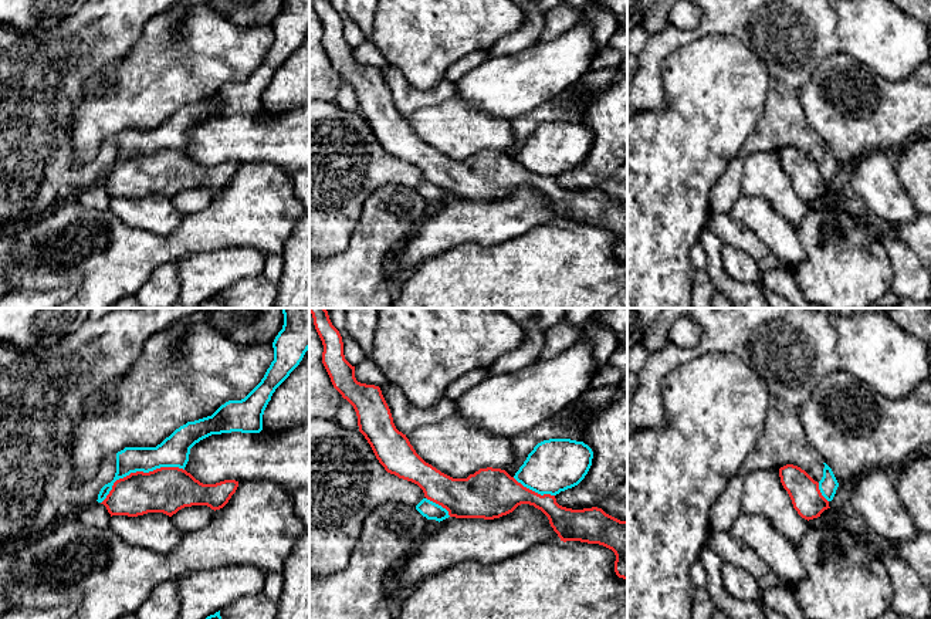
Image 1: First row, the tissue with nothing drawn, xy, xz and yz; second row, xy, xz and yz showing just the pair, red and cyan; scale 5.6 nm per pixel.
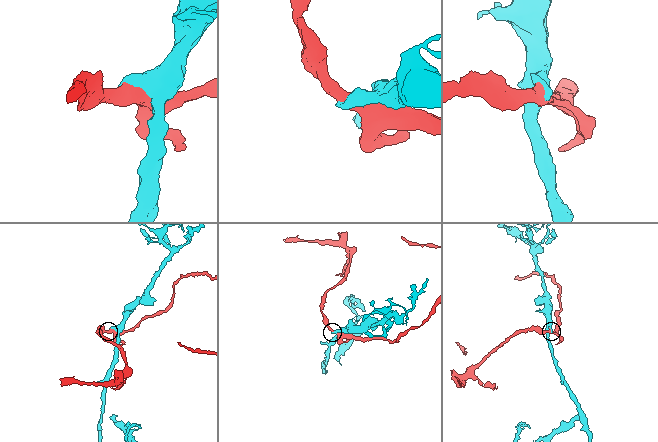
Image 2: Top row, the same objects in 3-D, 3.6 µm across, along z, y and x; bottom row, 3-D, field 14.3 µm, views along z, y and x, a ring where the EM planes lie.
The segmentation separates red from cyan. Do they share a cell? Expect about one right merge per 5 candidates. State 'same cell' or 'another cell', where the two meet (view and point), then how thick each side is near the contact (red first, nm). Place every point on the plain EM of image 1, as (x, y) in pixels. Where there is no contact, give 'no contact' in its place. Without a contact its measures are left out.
another cell; contact xy (138, 154); calibres 260 and 180 nm

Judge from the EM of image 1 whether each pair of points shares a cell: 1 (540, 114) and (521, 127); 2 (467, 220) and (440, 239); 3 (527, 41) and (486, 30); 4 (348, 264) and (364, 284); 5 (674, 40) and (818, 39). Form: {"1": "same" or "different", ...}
{"1": "same", "2": "same", "3": "different", "4": "same", "5": "same"}

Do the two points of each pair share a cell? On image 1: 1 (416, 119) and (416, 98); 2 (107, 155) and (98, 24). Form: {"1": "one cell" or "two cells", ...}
{"1": "two cells", "2": "one cell"}

